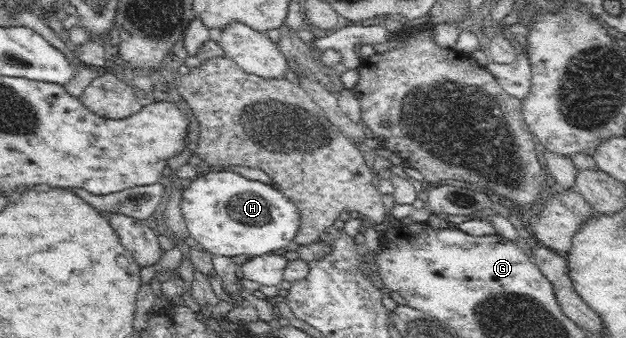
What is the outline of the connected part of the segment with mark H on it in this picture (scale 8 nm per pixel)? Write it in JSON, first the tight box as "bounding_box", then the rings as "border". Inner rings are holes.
{"bounding_box":[182,172,301,266],"border":[[[208,172],[183,191],[182,213],[191,237],[214,255],[231,257],[241,266],[249,257],[283,252],[296,238],[301,214],[272,184],[252,181],[234,172]]]}

